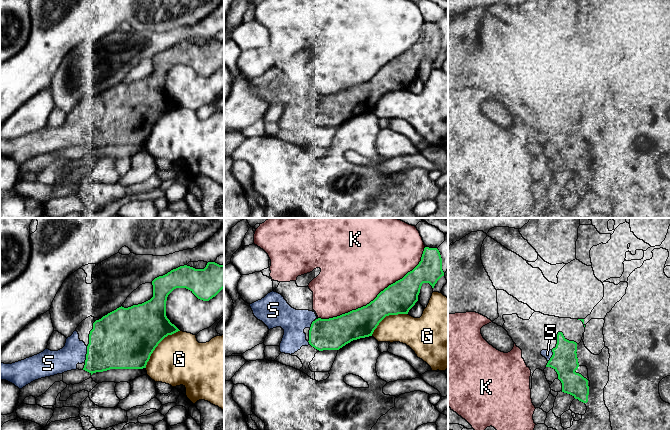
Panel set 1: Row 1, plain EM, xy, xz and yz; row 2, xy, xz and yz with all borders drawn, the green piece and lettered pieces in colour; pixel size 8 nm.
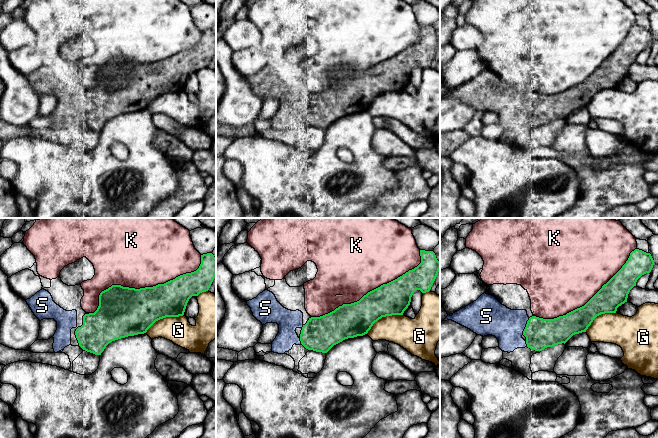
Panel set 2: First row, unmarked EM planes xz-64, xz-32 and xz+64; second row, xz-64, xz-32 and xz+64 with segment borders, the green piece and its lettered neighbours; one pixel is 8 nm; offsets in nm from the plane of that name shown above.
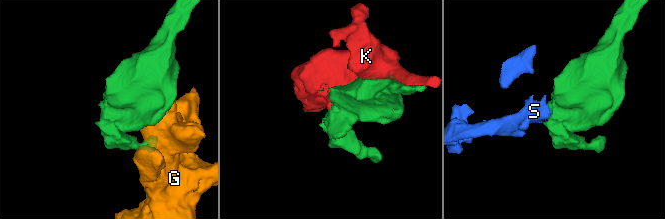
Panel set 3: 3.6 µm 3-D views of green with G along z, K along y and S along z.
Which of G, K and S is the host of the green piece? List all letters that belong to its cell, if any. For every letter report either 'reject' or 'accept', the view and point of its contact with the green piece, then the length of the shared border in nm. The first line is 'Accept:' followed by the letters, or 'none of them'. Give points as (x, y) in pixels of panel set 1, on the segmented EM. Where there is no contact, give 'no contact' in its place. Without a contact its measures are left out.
Accept: S
G: reject | xy (157, 345) | 400 nm
K: reject | xz (377, 296) | 1050 nm
S: accept | xy (86, 354) | 140 nm

